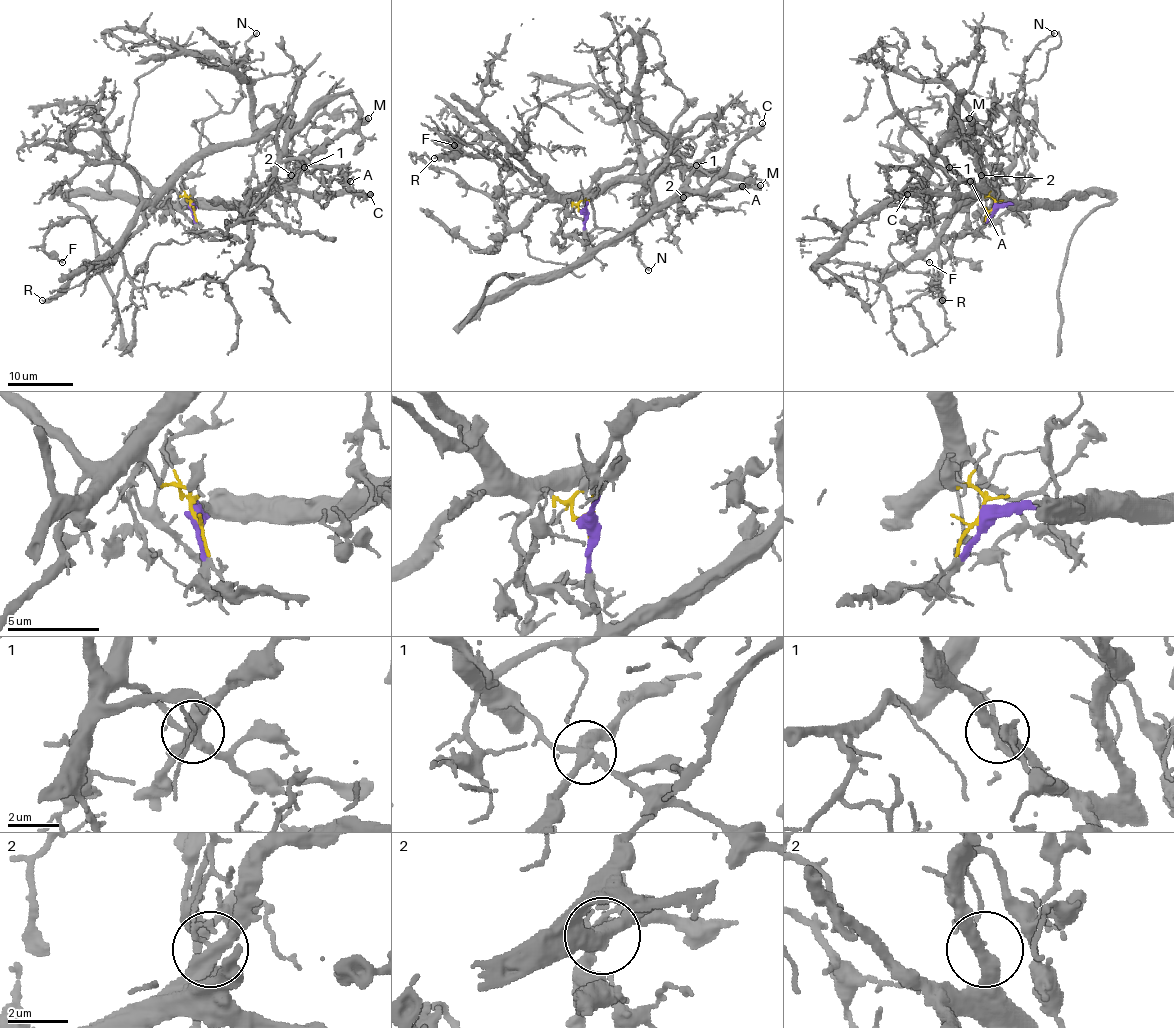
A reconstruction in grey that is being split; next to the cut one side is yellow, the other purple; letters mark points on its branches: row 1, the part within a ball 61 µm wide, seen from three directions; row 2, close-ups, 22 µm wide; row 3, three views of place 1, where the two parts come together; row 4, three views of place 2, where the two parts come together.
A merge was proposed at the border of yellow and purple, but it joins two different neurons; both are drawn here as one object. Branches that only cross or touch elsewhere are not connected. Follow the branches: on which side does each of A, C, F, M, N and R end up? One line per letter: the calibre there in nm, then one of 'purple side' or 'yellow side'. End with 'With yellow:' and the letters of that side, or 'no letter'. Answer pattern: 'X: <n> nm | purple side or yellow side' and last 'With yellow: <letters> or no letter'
A: 550 nm | yellow side
C: 380 nm | purple side
F: 140 nm | yellow side
M: 650 nm | purple side
N: 200 nm | yellow side
R: 240 nm | yellow side
With yellow: A, F, N, R

